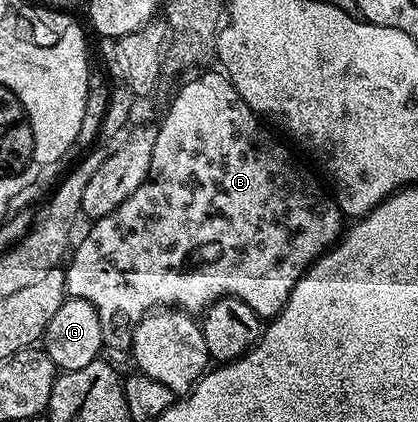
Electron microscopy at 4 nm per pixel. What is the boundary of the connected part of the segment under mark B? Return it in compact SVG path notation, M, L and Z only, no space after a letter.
M202 71L199 77L194 77L174 98L170 101L170 110L166 113L166 118L163 119L162 125L157 126L158 134L156 135L156 147L152 147L152 167L150 168L150 173L146 177L145 183L140 187L136 187L136 191L132 191L132 195L128 195L128 199L124 199L124 203L120 203L120 207L116 207L116 211L112 211L108 215L97 218L93 222L94 225L86 234L82 237L82 242L75 244L72 249L72 256L69 258L68 264L65 266L66 271L66 296L67 298L76 298L80 300L87 300L88 303L95 308L96 315L99 316L100 321L100 331L103 335L102 344L107 350L110 349L123 349L123 351L129 350L130 340L134 334L134 328L140 324L150 313L154 312L156 309L161 309L163 307L173 307L175 309L182 310L183 313L189 313L191 315L201 314L205 309L211 305L214 301L219 301L222 297L235 297L240 299L244 303L248 303L248 307L252 307L252 311L256 311L256 315L263 319L272 319L279 311L283 309L288 303L288 295L292 295L292 287L296 287L298 280L306 273L306 270L322 256L323 253L329 253L331 249L334 248L338 243L339 237L342 236L344 232L344 218L342 212L338 209L338 204L335 203L333 196L324 188L323 182L319 180L317 176L313 177L310 173L305 173L304 170L298 166L298 161L296 158L290 154L290 149L286 145L281 145L268 130L265 129L263 122L260 120L257 113L254 113L248 107L248 103L244 103L244 99L240 99L240 95L236 91L236 87L231 83L230 78L226 76L225 73L221 71L215 71L215 73L206 73L210 71Z

